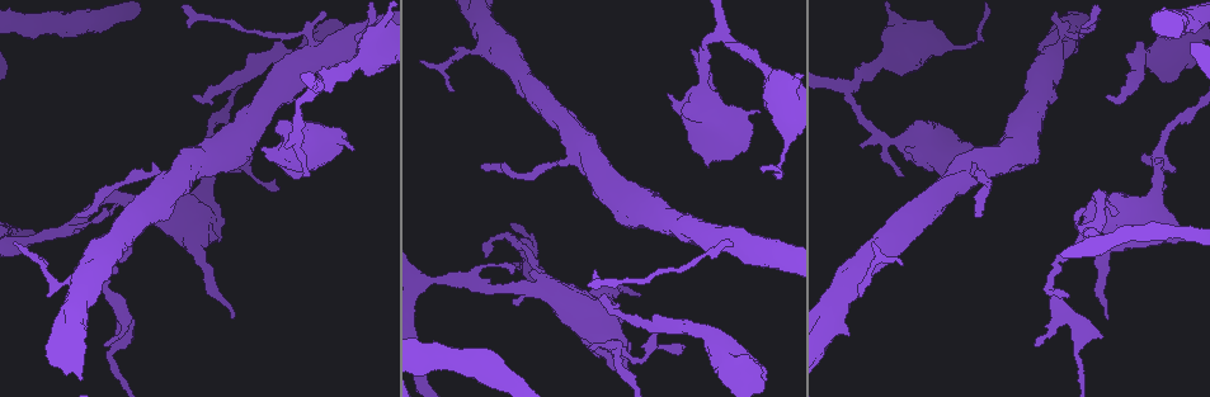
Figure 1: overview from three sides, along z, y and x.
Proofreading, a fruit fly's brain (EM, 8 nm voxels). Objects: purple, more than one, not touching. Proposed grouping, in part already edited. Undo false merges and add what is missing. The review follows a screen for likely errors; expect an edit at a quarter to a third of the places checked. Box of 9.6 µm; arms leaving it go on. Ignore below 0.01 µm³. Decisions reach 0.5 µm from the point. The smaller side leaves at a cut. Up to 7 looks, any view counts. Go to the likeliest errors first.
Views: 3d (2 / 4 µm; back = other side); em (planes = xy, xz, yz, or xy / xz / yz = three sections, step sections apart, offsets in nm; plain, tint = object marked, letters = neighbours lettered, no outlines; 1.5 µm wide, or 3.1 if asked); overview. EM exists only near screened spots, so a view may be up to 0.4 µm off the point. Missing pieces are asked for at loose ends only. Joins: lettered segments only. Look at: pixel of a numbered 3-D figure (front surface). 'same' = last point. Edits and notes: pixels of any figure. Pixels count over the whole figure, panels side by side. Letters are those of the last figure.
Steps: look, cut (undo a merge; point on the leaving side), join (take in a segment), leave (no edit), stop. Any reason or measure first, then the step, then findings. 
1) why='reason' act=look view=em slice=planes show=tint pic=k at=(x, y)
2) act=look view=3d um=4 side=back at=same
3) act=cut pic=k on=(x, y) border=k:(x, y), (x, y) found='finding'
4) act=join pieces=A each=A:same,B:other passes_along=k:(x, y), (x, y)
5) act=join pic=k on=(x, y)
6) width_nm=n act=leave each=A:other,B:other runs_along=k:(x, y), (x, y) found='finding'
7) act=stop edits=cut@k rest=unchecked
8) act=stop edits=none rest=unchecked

why='free end' act=look view=3d um=2 pic=1 at=(1111, 96)

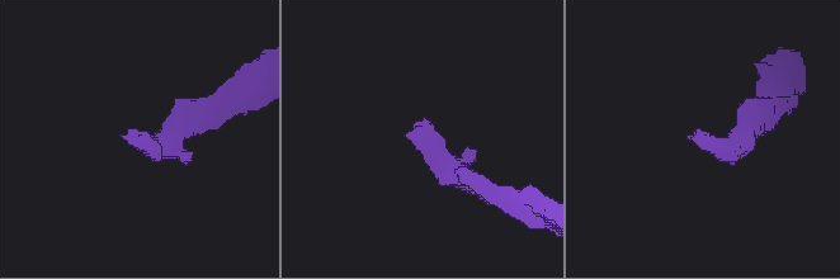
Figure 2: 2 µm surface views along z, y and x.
why='shape alone is not enough' act=look view=em slice=xy step=4 show=letters pic=2 at=(413, 126)

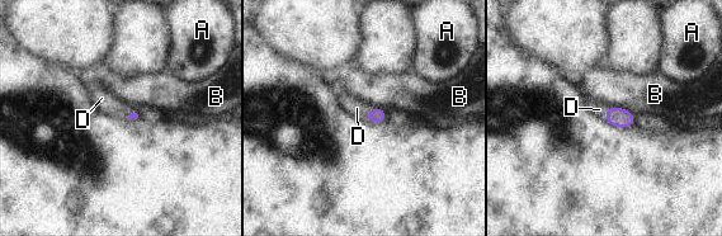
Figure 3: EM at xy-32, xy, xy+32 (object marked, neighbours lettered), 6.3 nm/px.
act=join pieces=D each=A:other,B:other,D:same found='the neuron continues'

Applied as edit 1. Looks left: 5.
why='see it whole again' act=look view=overview

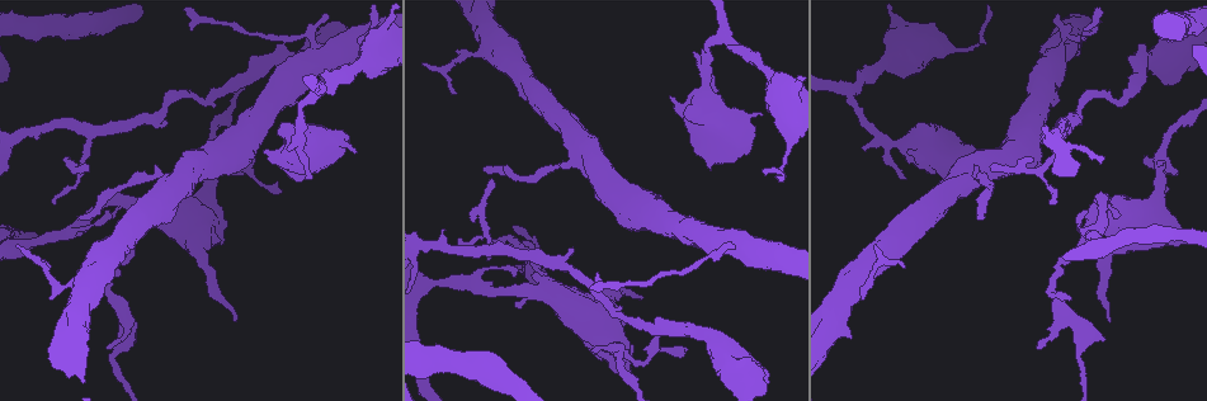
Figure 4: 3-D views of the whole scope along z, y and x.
why='four-way junction' act=look view=3d um=4 pic=4 at=(1059, 49)

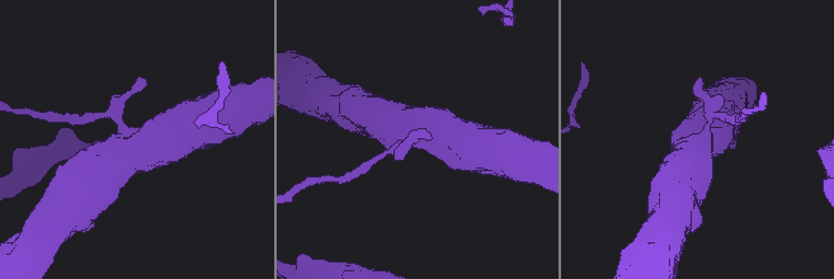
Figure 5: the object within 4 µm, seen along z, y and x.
arms=4 act=look view=em slice=planes show=letters pic=5 at=(125, 134)

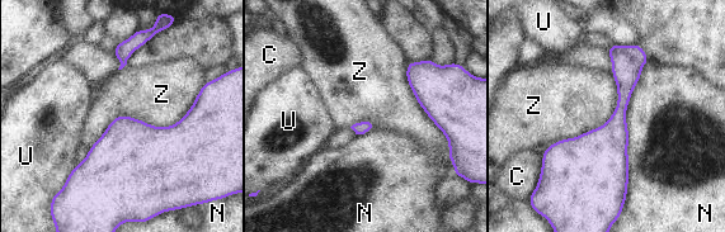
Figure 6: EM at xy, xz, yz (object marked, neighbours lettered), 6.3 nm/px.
act=leave each=C:other,N:other,U:other,Z:other border=6:(201, 88), (89, 150) found='continuous, no second neuron'

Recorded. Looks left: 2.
why='stops while still wide' act=look view=em slice=planes show=letters pic=4 at=(737, 359)

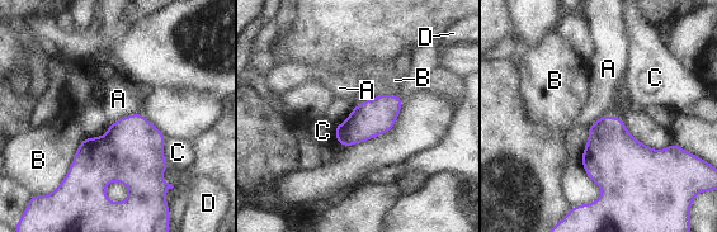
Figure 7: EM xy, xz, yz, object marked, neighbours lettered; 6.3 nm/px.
longest_contact=B:480nm act=leave each=A:other,B:other,C:other,D:other border=7:(169, 166), (163, 178), (174, 186) found='none of them fits'

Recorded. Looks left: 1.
act=stop edits=join@3 rest=unchecked

